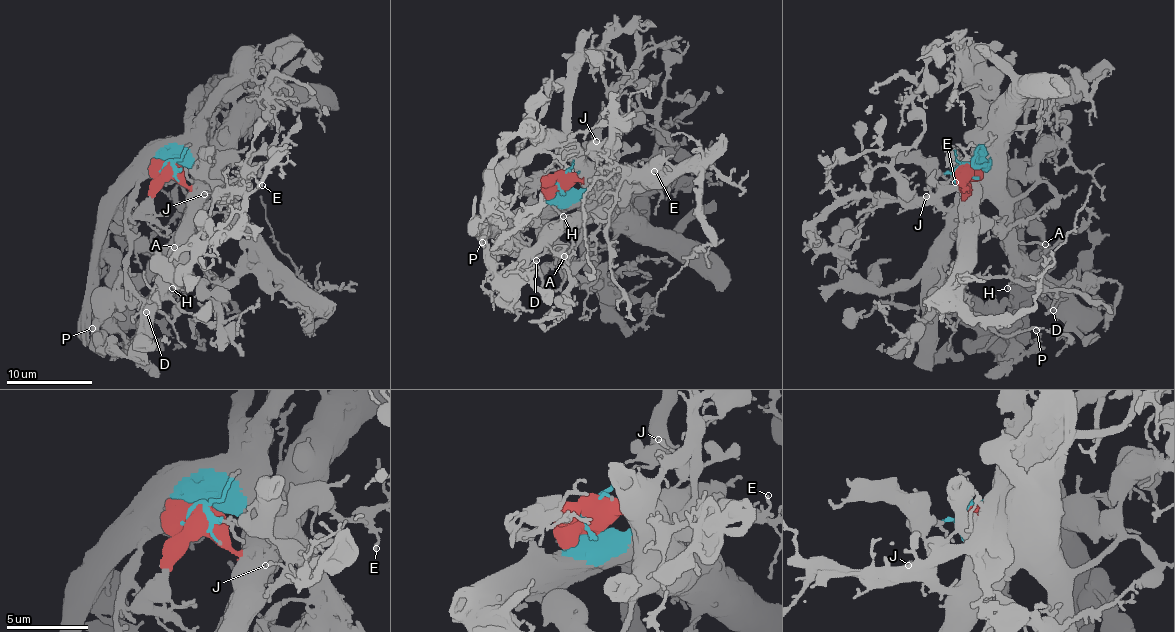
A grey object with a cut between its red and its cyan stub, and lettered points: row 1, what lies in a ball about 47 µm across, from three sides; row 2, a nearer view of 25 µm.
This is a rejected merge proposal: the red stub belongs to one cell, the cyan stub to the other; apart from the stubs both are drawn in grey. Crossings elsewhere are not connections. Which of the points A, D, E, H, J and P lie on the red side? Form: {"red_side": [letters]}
{"red_side": ["A", "D", "H", "J"]}

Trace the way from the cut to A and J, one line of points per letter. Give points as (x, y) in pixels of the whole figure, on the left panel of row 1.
A: (167, 166), (173, 177), (191, 188), (195, 209), (193, 226), (181, 246), (174, 246)
J: (167, 166), (201, 206), (212, 199), (210, 192), (203, 194)

